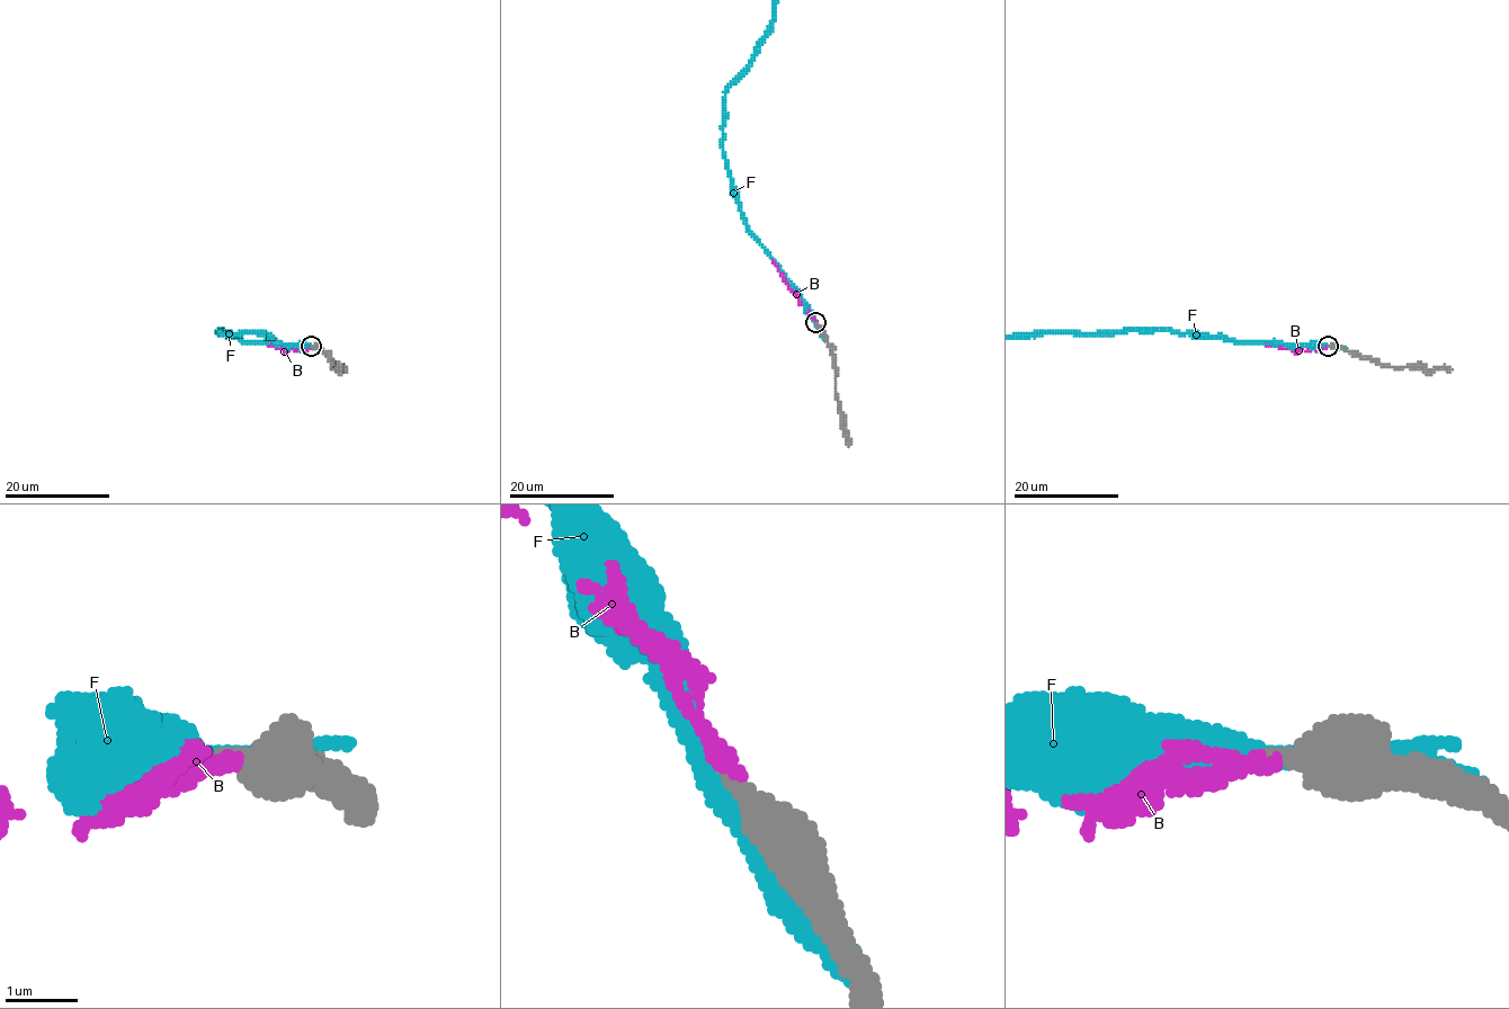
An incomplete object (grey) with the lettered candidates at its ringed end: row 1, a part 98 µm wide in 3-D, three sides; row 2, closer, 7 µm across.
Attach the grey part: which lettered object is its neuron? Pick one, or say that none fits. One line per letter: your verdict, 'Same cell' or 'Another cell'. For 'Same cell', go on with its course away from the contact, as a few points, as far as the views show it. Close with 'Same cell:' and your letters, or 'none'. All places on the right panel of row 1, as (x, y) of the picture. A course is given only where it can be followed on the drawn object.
B: Another cell
F: Another cell
Same cell: none

